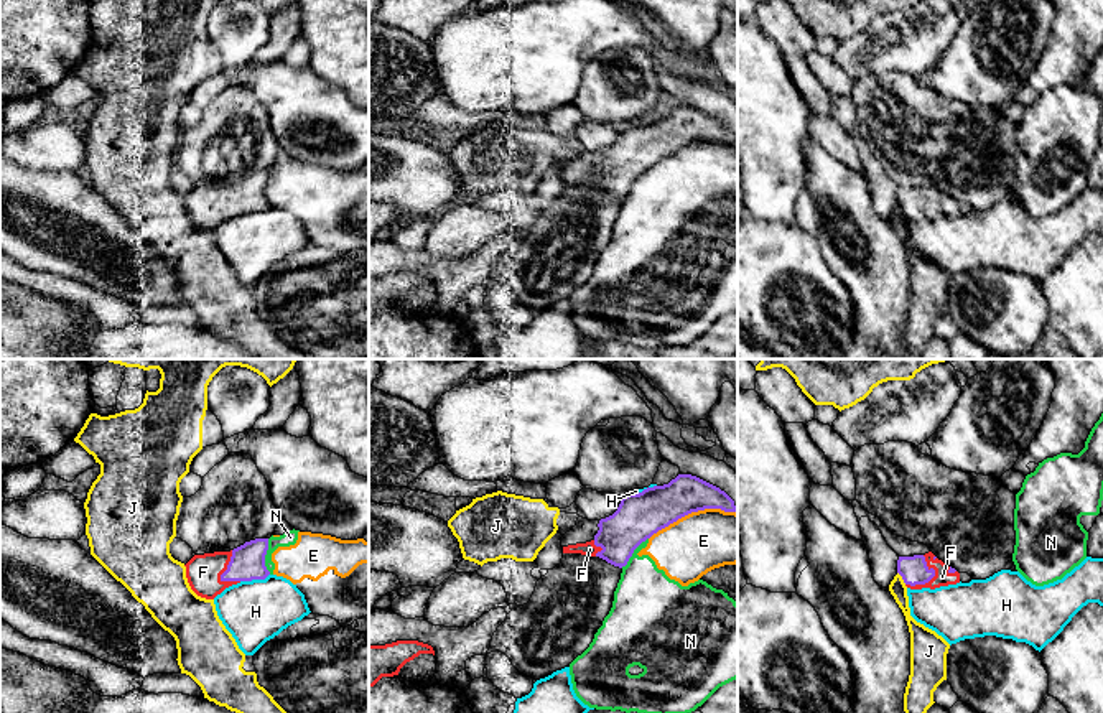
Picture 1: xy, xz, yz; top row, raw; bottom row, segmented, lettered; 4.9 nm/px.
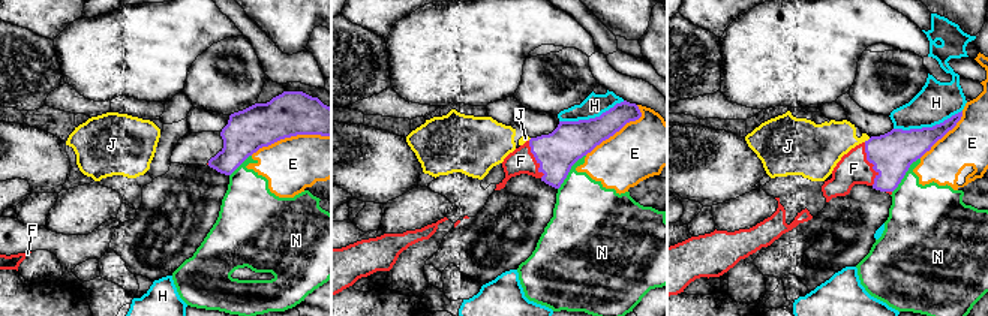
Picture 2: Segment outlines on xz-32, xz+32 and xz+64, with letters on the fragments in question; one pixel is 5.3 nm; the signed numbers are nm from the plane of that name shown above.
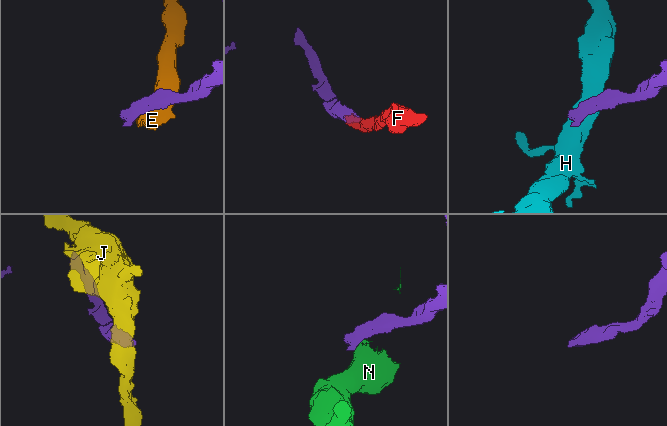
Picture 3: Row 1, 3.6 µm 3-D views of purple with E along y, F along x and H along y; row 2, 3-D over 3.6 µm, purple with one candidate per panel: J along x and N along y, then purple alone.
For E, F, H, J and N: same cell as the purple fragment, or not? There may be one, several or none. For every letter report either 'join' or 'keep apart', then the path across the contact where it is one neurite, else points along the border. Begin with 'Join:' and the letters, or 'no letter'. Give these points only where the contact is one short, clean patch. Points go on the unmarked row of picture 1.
Join: F
E: keep apart
F: join; runs through yz (914, 201), (924, 203), (930, 209), (942, 208)
H: keep apart
J: keep apart; border along yz (898, 203), (906, 214)
N: keep apart; border along xy (267, 170), (265, 200), (270, 205)

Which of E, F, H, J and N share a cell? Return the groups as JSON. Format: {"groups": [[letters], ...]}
{"groups": [["E", "N"], ["F"], ["H"], ["J"]]}

